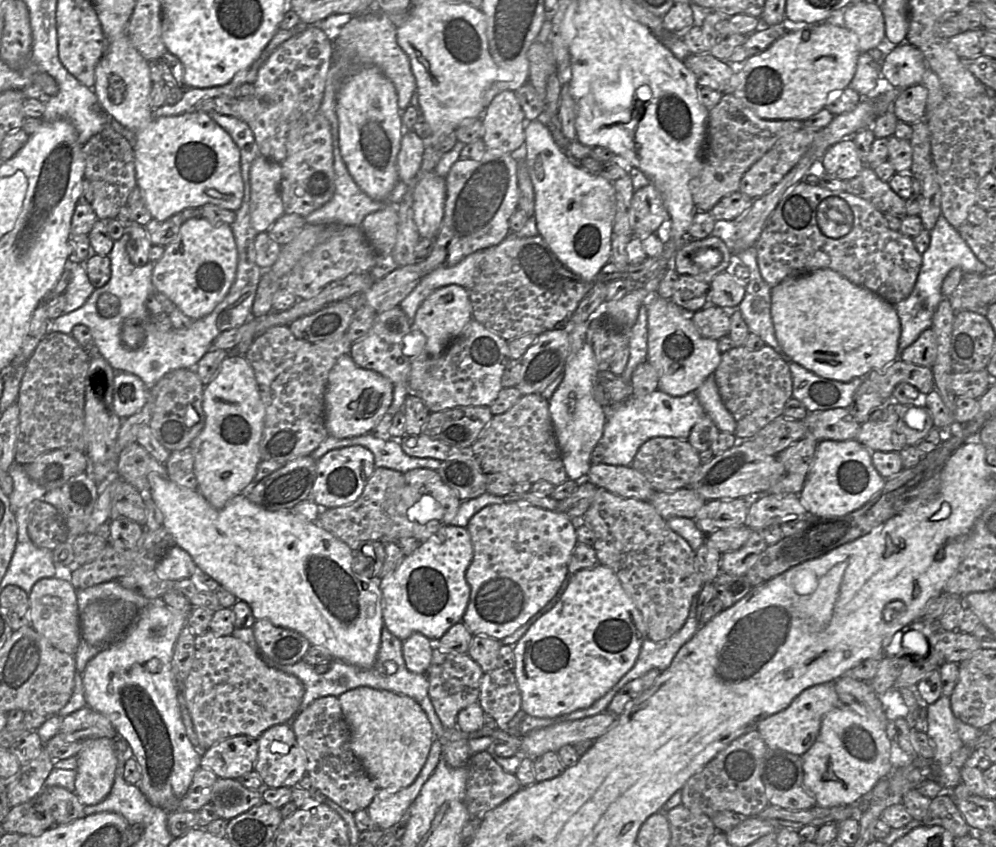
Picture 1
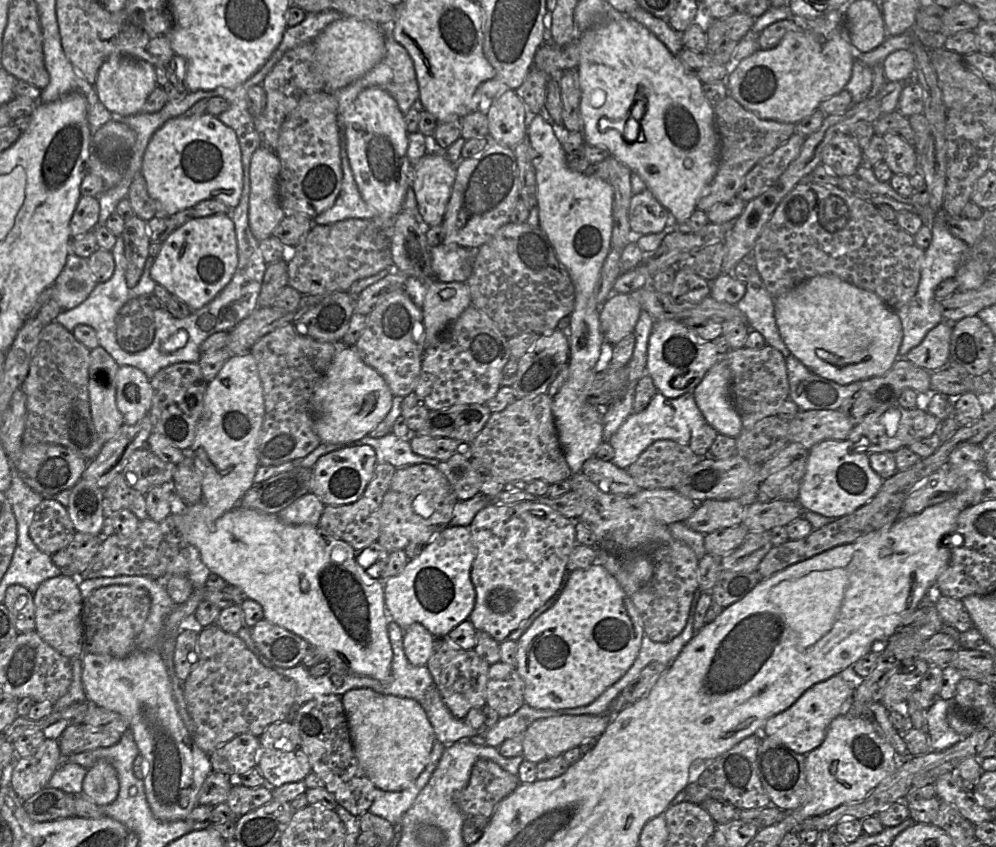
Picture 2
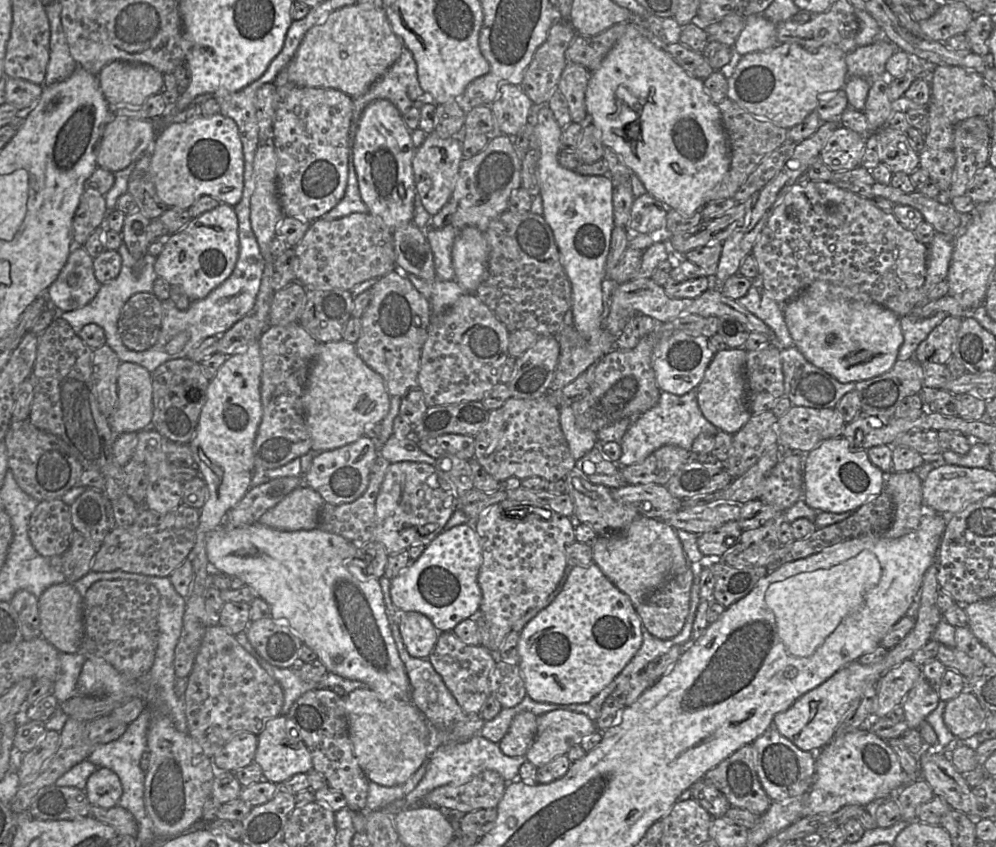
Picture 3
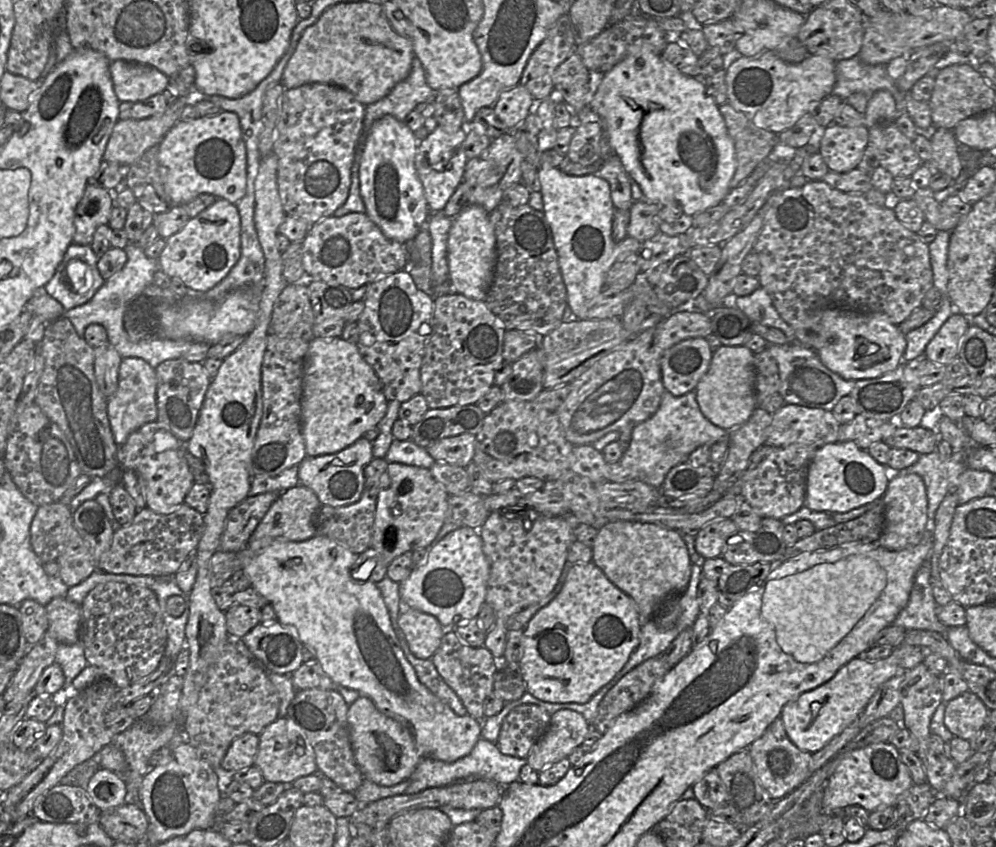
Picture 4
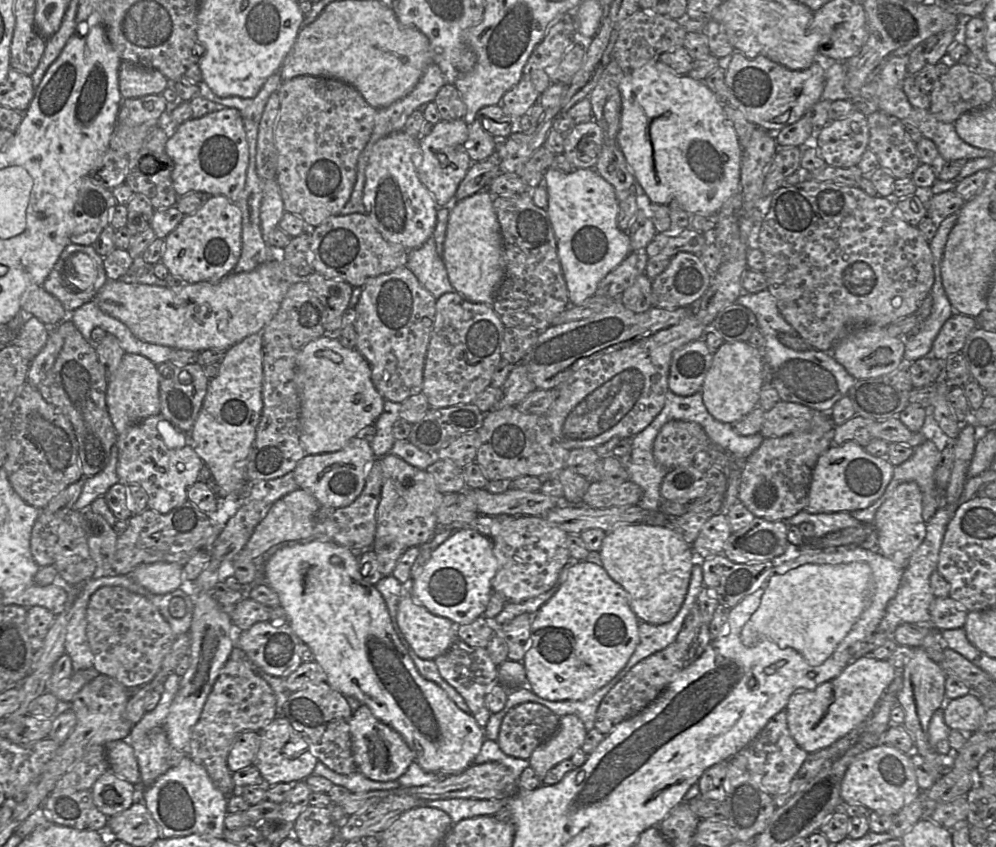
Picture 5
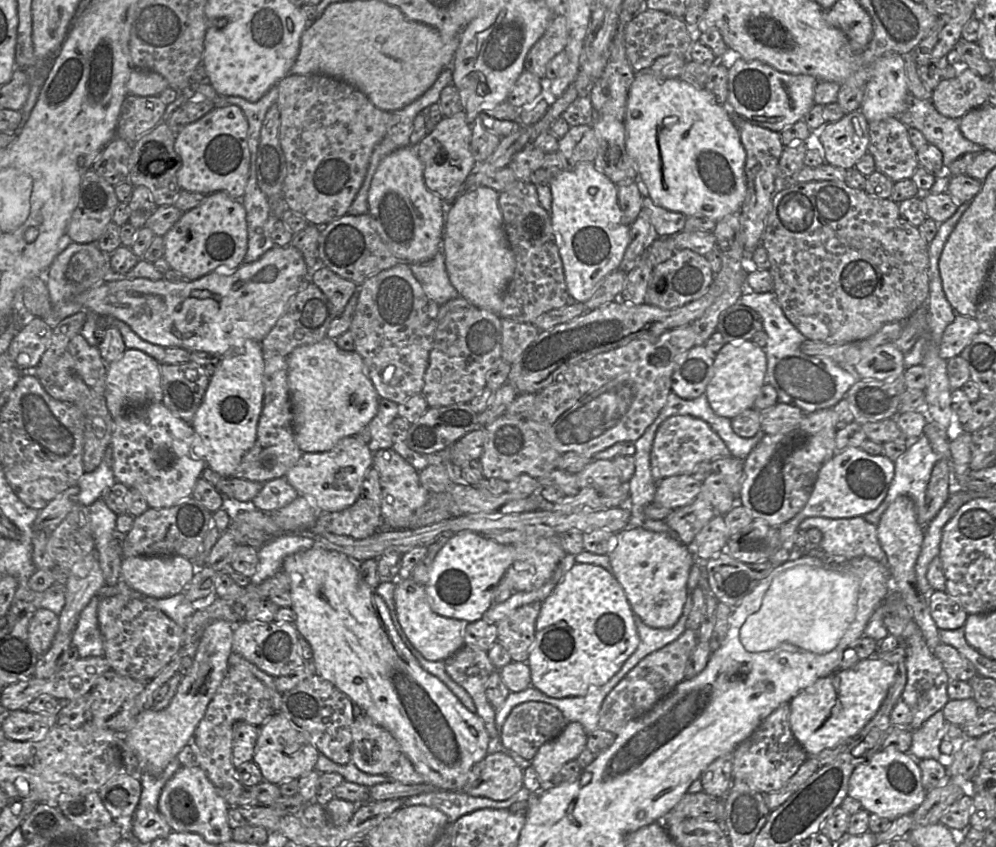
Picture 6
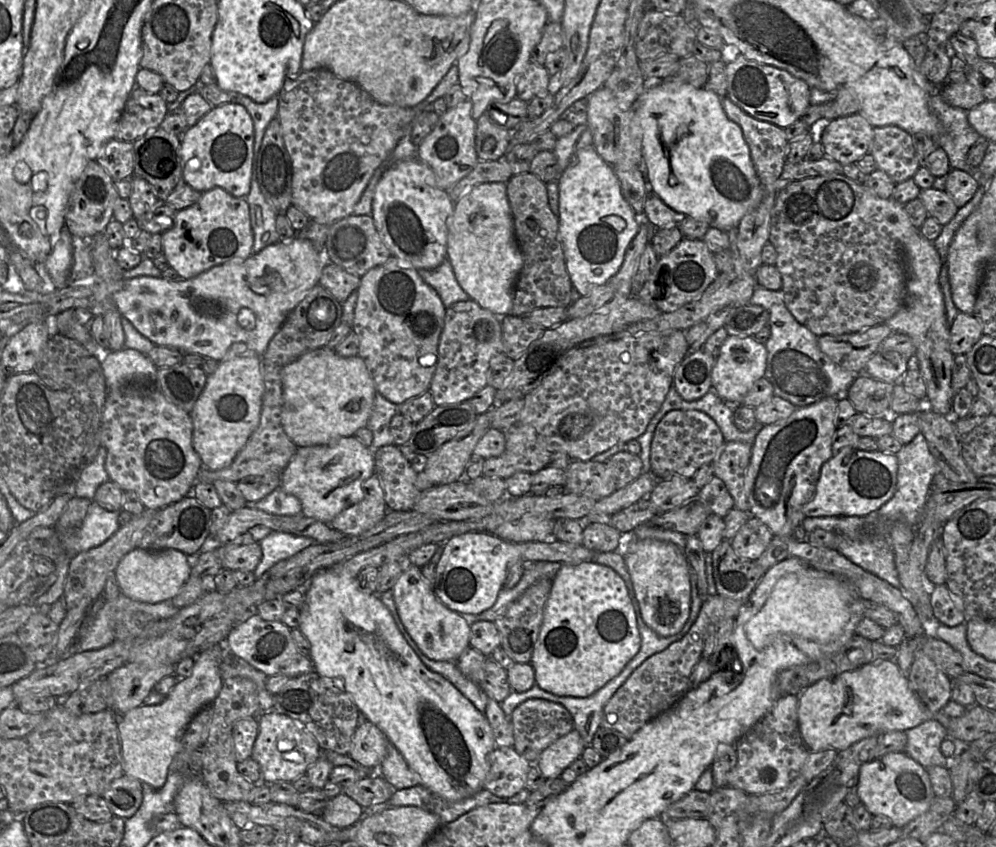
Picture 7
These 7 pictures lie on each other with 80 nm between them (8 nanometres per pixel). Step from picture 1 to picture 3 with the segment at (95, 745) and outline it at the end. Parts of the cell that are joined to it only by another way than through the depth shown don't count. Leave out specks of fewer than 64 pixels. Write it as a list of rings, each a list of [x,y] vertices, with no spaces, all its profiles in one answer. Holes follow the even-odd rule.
[[[98,767],[88,778],[85,792],[92,805],[112,808],[118,805],[123,788],[118,775],[106,767]]]

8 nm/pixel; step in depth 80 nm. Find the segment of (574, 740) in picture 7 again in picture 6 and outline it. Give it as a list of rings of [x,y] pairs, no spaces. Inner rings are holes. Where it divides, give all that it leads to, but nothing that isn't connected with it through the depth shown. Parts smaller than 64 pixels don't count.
[[[569,722],[558,737],[538,749],[531,765],[544,785],[552,785],[553,776],[562,766],[586,749],[587,736],[579,722]]]

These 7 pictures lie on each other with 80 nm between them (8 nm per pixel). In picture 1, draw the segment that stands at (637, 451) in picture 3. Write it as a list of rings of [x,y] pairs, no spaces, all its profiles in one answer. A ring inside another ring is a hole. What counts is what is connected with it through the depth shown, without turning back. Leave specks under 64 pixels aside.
[[[661,390],[640,397],[631,396],[611,409],[602,438],[599,442],[604,447],[604,464],[613,466],[631,466],[639,448],[654,437],[673,437],[688,440],[692,428],[705,415],[697,395],[690,392],[681,397],[670,396]]]

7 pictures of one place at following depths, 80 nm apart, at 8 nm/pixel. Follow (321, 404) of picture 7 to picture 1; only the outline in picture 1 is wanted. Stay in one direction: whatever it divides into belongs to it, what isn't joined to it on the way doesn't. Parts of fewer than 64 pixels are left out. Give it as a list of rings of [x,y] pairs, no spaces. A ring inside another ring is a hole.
[[[342,355],[328,376],[324,396],[325,427],[329,436],[352,438],[371,433],[393,401],[394,384],[373,370],[360,368],[351,355]]]

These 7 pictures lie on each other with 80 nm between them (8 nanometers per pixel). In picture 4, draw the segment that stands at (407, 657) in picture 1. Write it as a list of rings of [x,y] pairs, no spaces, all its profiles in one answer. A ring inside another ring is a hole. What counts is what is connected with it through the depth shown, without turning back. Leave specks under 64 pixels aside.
[[[404,605],[398,617],[398,626],[405,636],[410,651],[419,659],[431,659],[438,650],[446,630],[453,630],[445,629],[434,616]]]

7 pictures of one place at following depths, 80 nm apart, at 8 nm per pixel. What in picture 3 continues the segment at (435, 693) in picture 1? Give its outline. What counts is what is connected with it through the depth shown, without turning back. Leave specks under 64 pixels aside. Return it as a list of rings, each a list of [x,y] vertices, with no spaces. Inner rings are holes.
[[[447,631],[440,633],[428,659],[462,710],[467,715],[480,715],[482,706],[490,696],[489,676],[498,661],[497,655],[481,645],[467,645],[453,631]]]

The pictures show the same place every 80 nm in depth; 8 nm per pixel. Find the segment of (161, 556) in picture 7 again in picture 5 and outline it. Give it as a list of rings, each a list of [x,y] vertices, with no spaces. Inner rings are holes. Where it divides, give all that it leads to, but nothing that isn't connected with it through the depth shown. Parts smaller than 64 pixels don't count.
[[[156,562],[140,564],[130,576],[154,594],[166,594],[181,587],[183,566],[177,563]]]

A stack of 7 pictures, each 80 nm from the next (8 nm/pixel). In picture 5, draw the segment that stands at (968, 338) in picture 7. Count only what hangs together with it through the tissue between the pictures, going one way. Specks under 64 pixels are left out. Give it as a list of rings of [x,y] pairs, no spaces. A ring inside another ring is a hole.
[[[955,313],[941,328],[932,345],[930,356],[944,363],[954,354],[961,353],[967,337],[977,327],[976,318]]]

